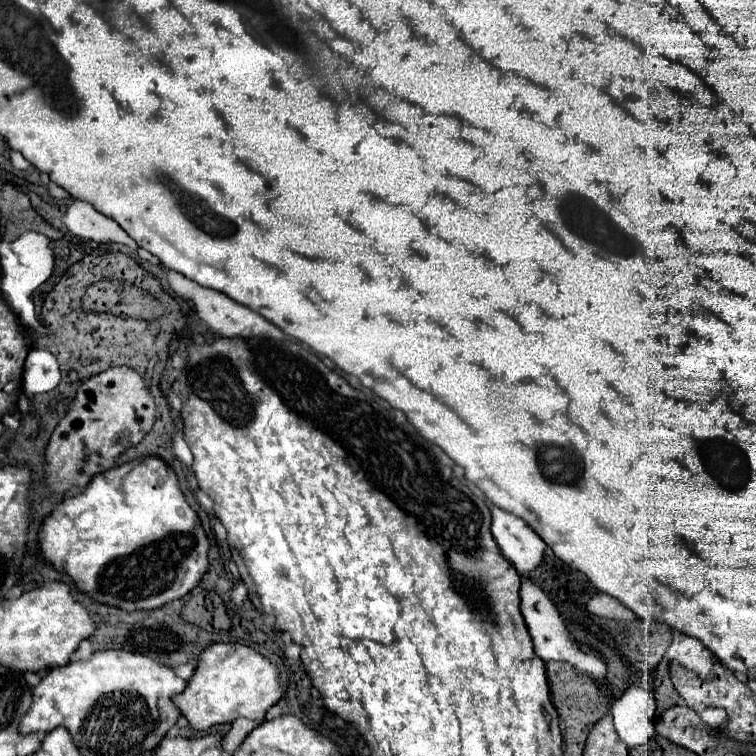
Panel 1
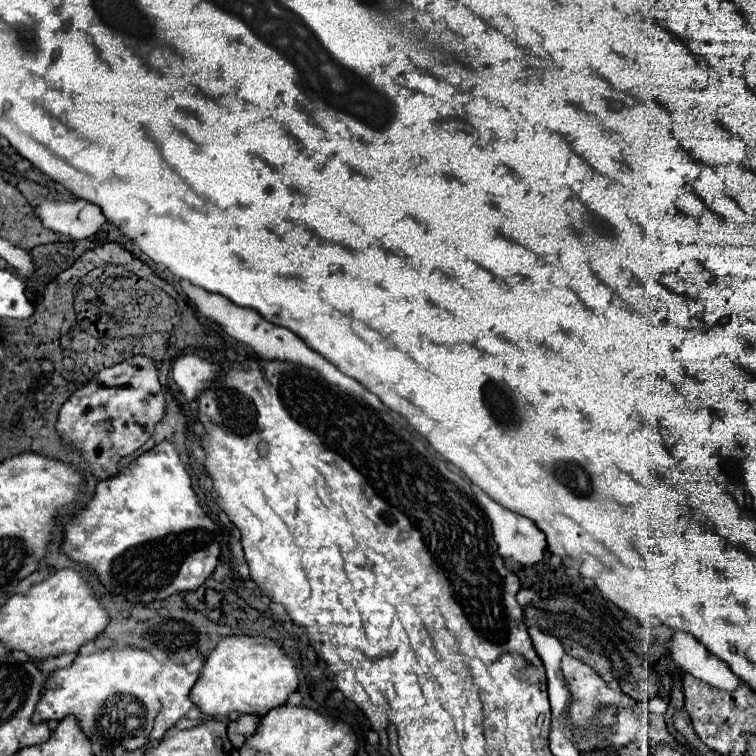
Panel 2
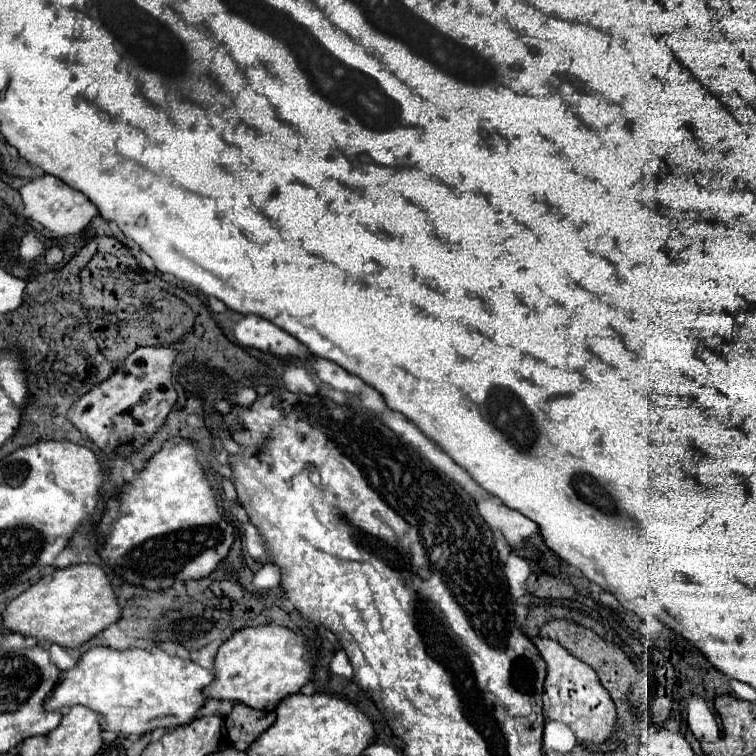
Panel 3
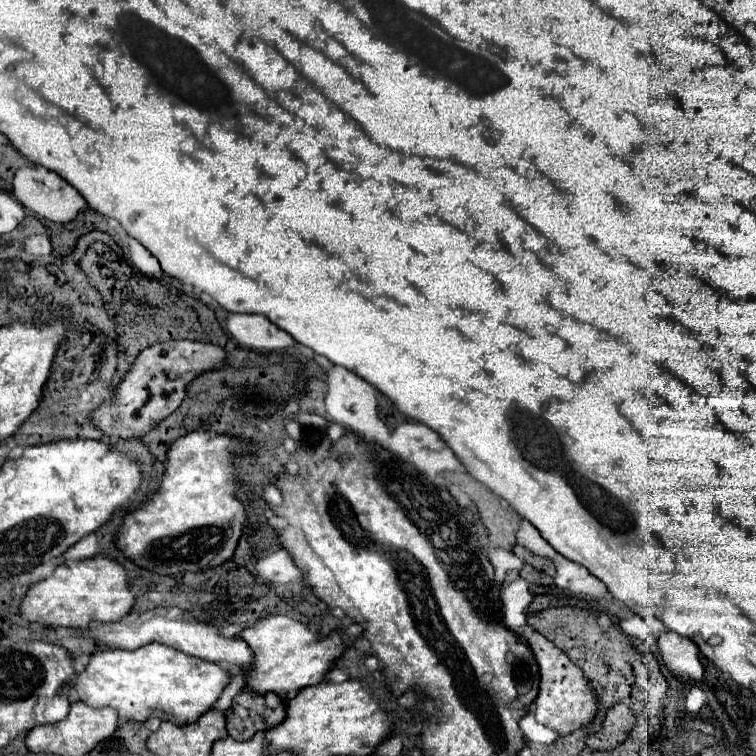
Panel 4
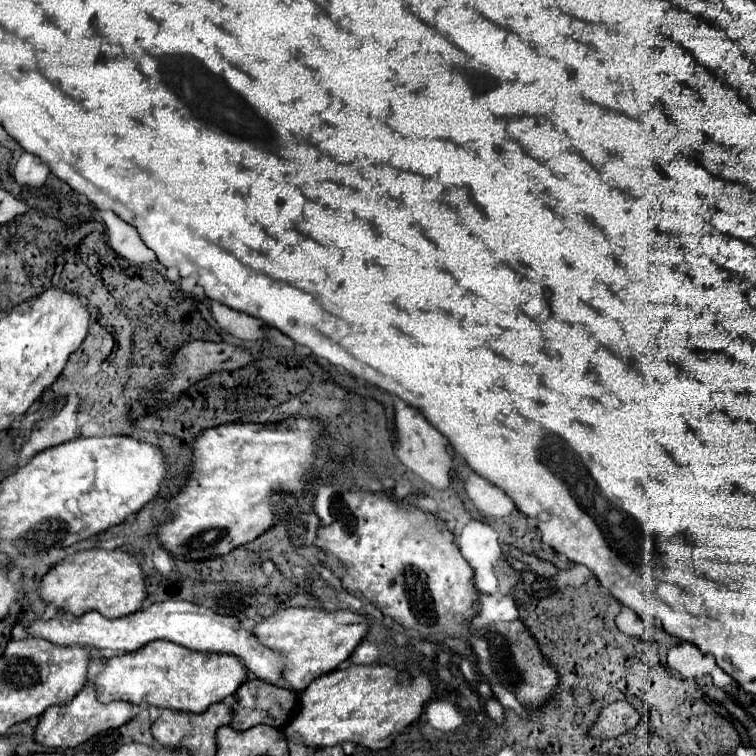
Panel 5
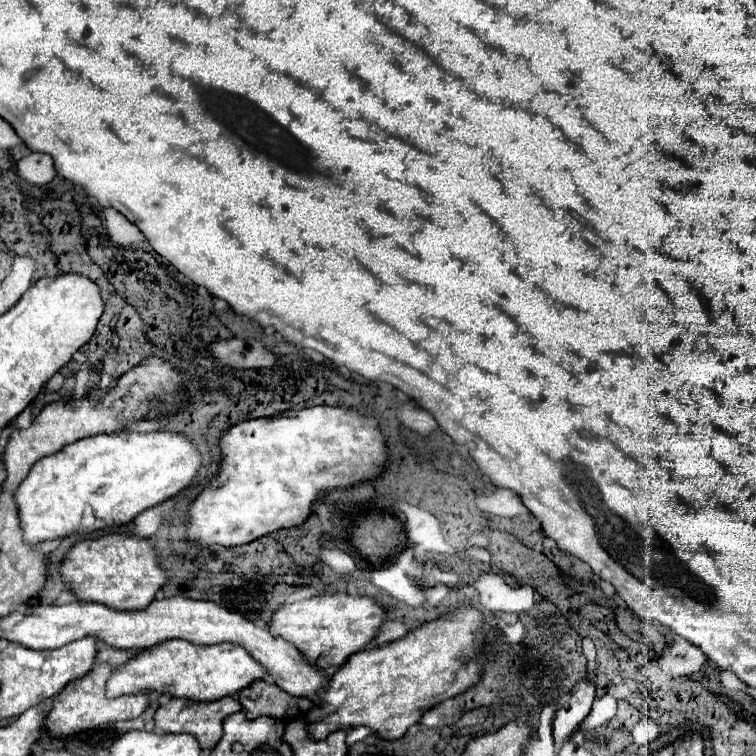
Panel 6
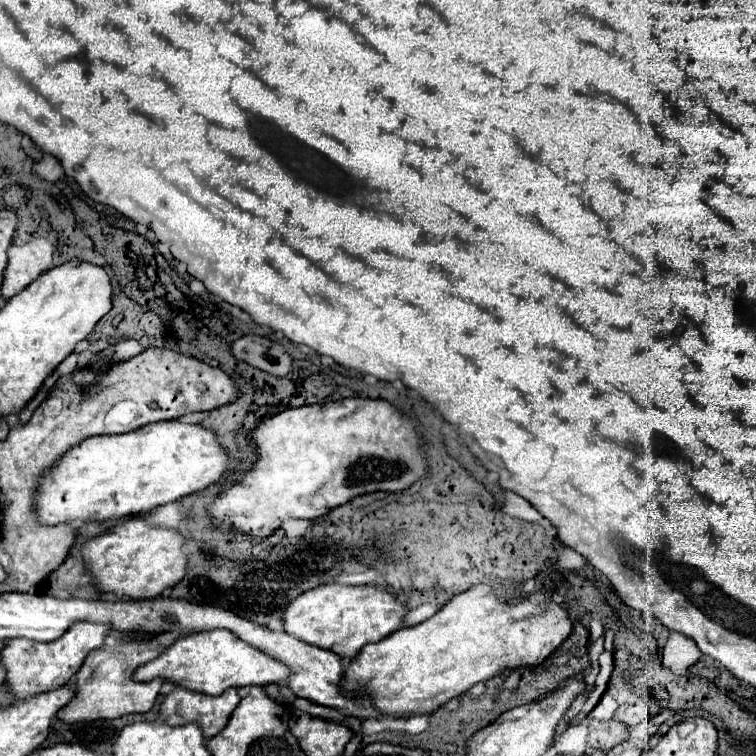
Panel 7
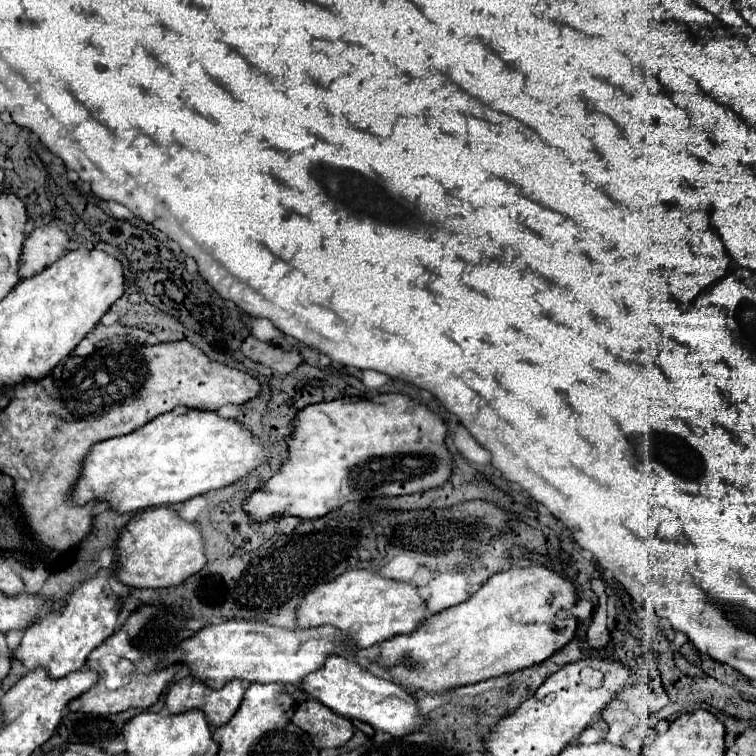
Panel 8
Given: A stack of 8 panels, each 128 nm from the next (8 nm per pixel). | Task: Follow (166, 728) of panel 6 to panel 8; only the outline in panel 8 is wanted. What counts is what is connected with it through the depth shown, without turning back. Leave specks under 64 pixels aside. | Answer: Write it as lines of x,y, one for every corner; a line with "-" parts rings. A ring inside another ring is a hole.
192,676
182,678
166,692
166,710
170,714
182,714
188,710
204,712
210,728
226,724
244,696
244,684
240,680
228,682
222,690
210,690

